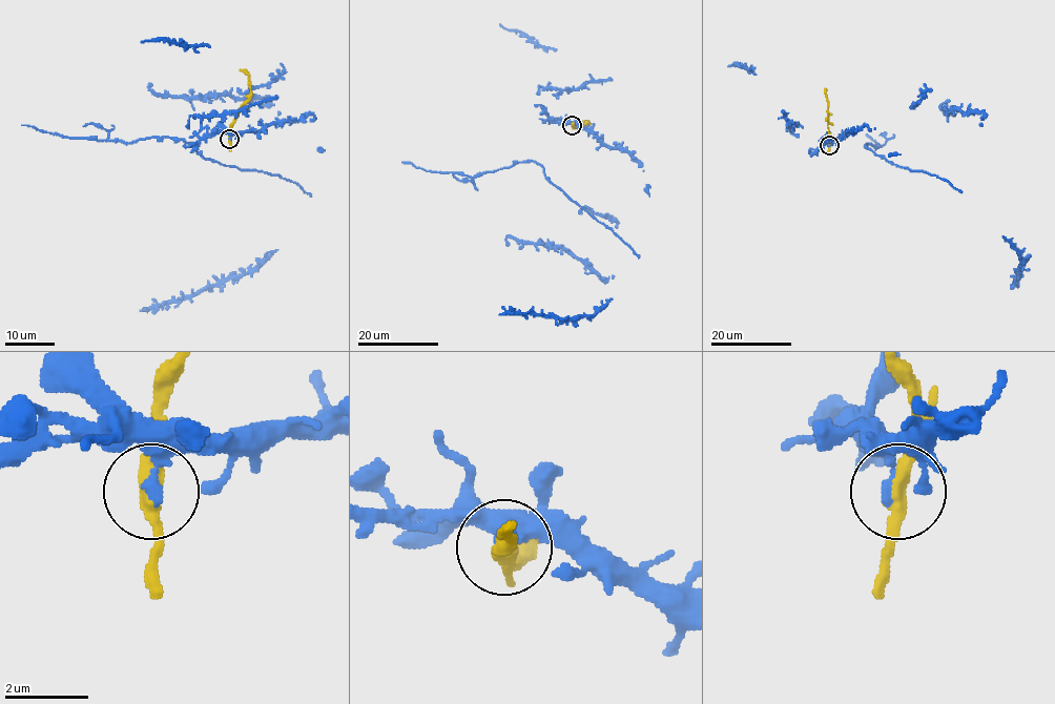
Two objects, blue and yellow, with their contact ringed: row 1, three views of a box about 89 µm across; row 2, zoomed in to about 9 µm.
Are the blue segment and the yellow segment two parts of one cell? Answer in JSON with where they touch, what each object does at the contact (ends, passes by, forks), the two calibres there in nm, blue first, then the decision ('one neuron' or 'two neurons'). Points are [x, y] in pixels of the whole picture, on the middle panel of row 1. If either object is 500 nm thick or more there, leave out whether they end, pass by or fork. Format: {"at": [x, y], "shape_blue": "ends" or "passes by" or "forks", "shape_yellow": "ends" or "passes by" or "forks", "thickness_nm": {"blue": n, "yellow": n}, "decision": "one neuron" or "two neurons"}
{"at": [572, 125], "shape_blue": "ends", "shape_yellow": "passes by", "thickness_nm": {"blue": 300, "yellow": 360}, "decision": "two neurons"}

